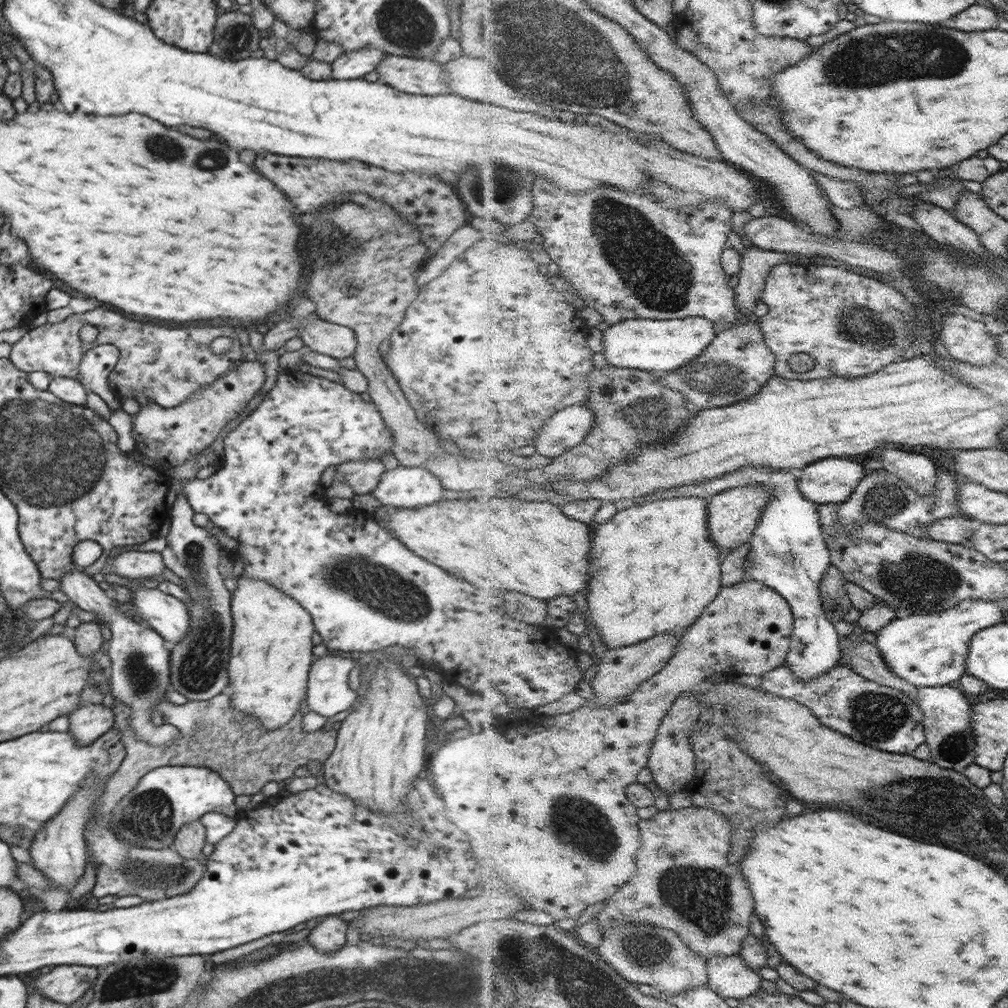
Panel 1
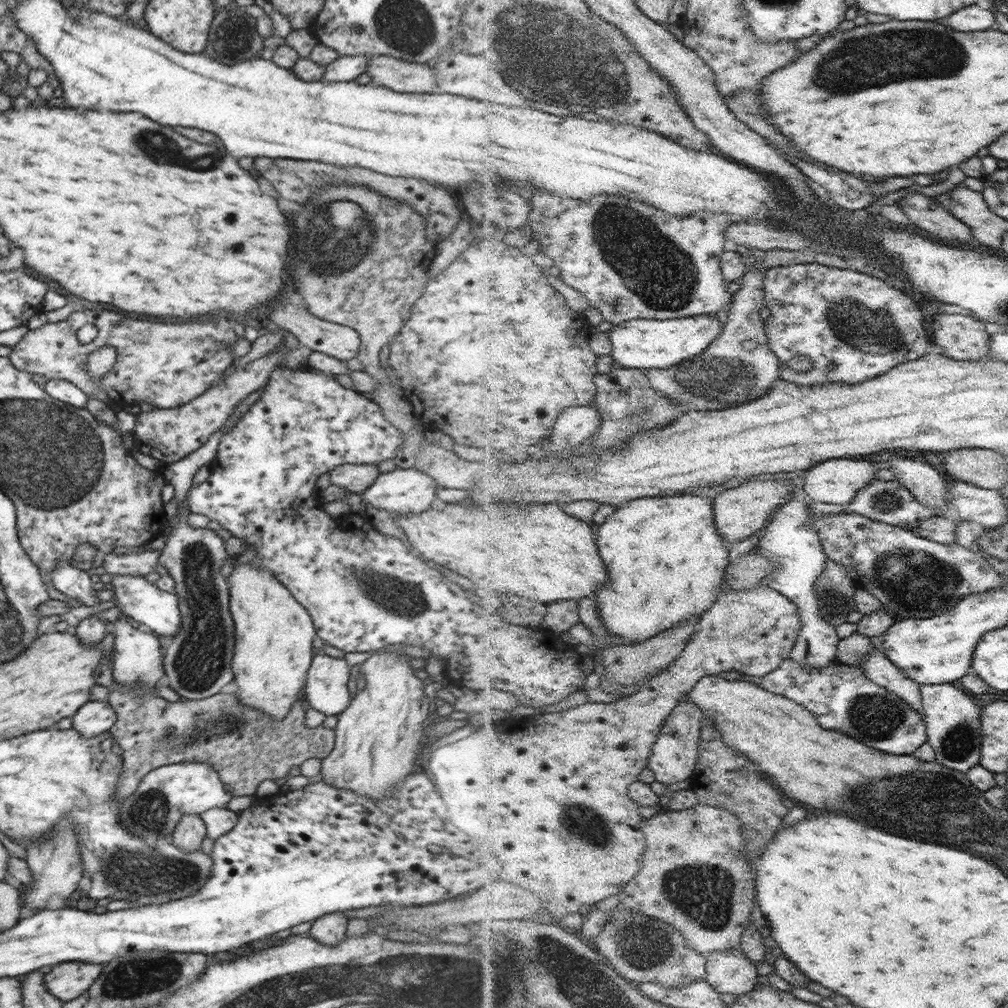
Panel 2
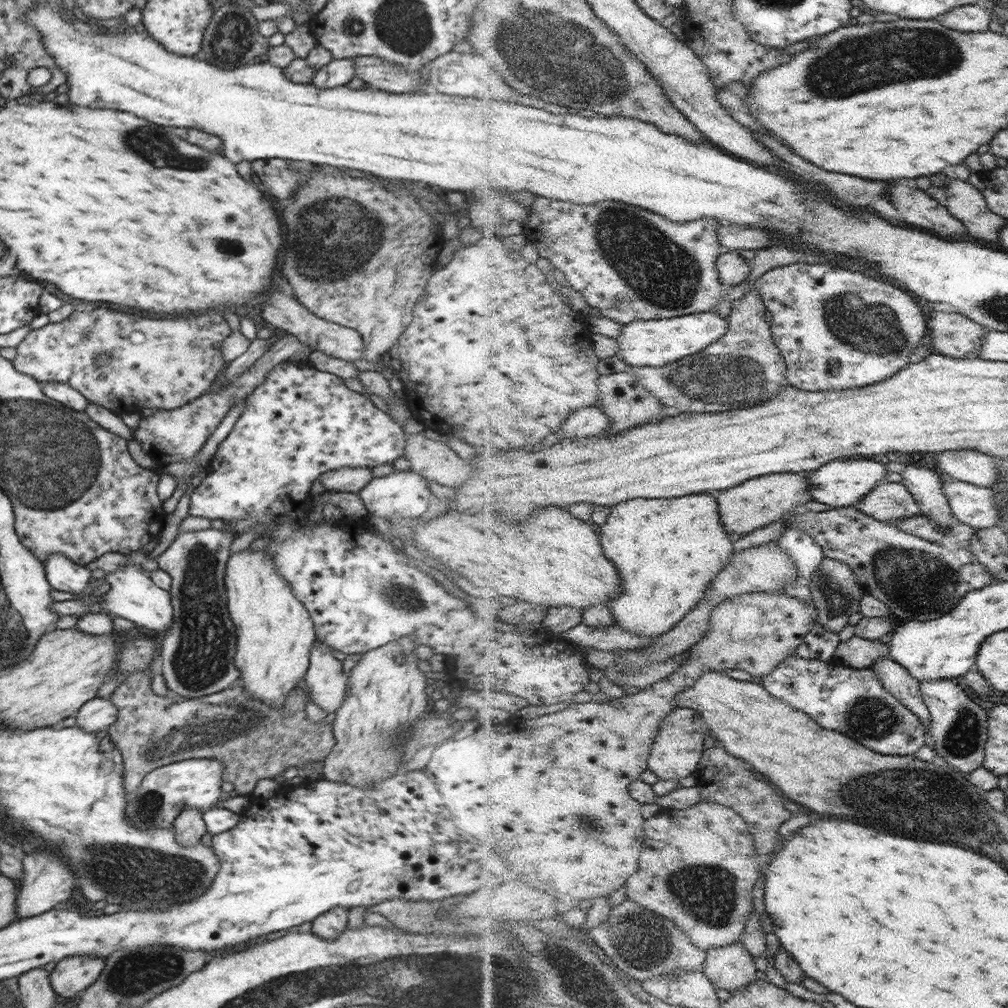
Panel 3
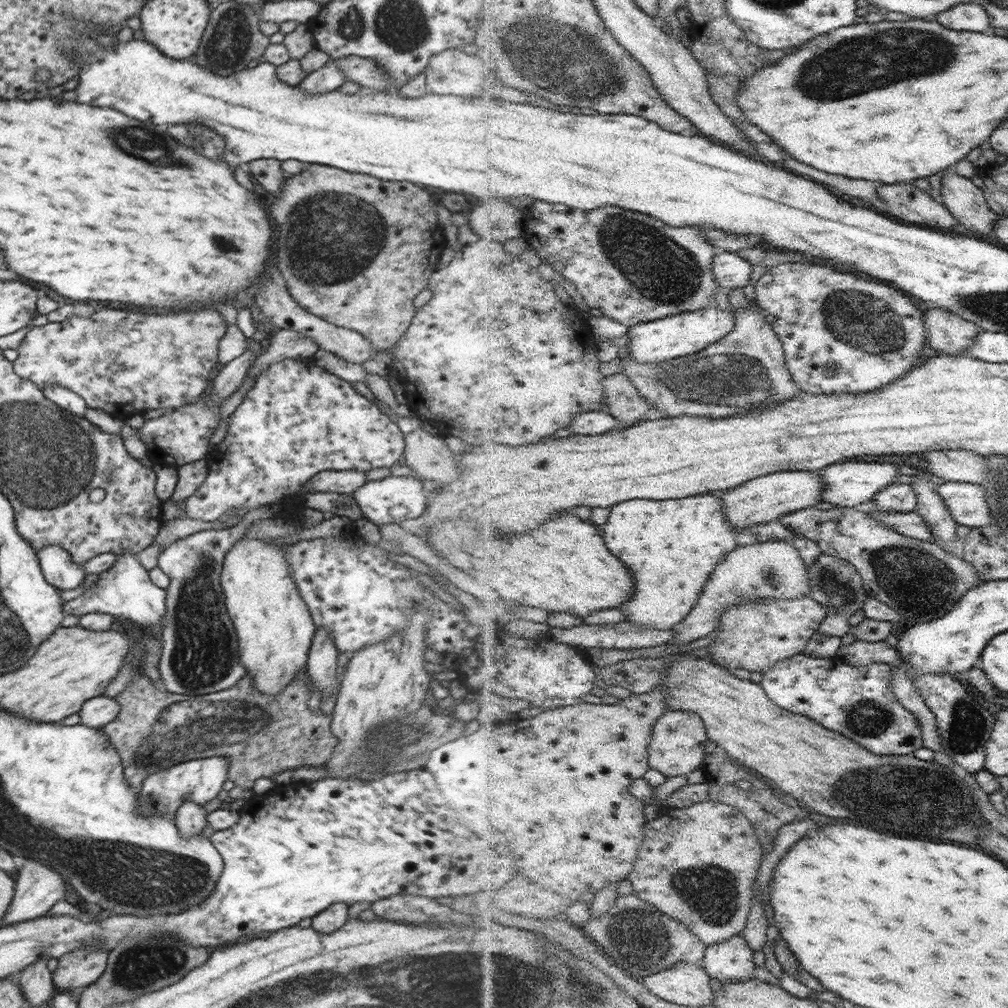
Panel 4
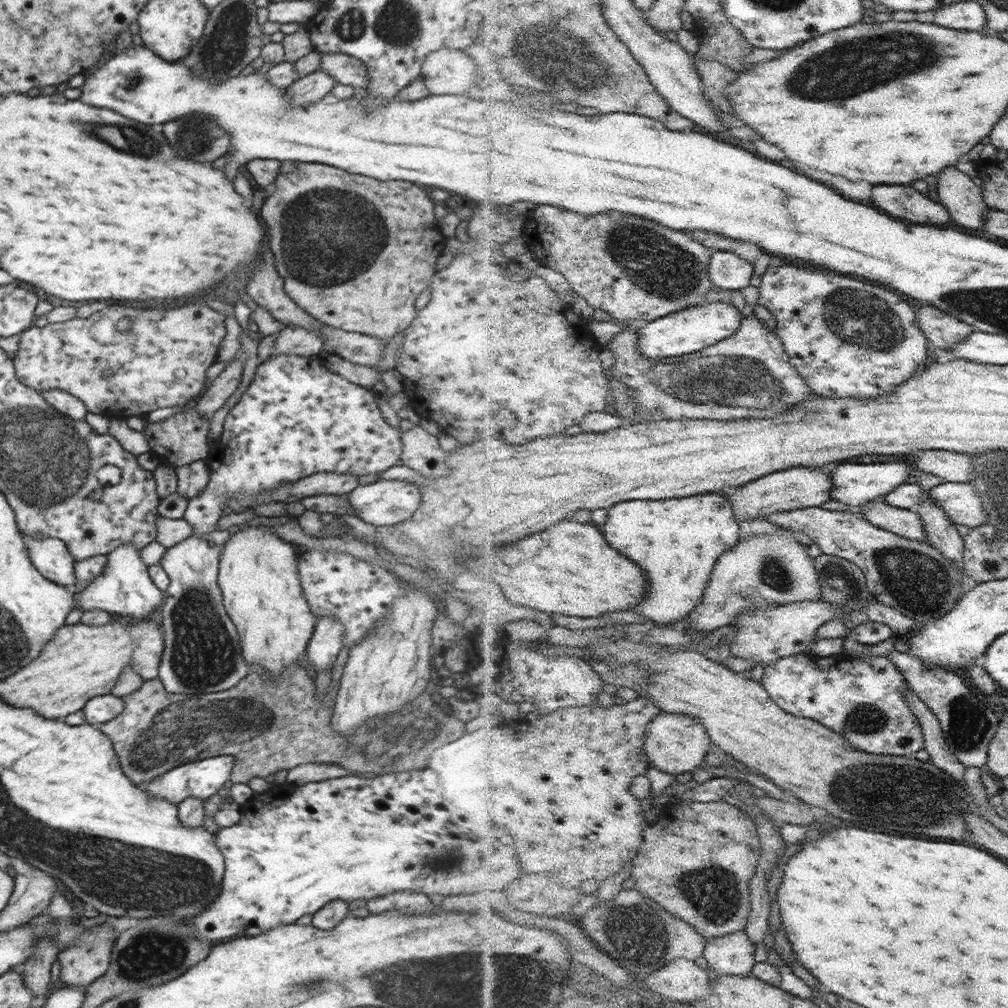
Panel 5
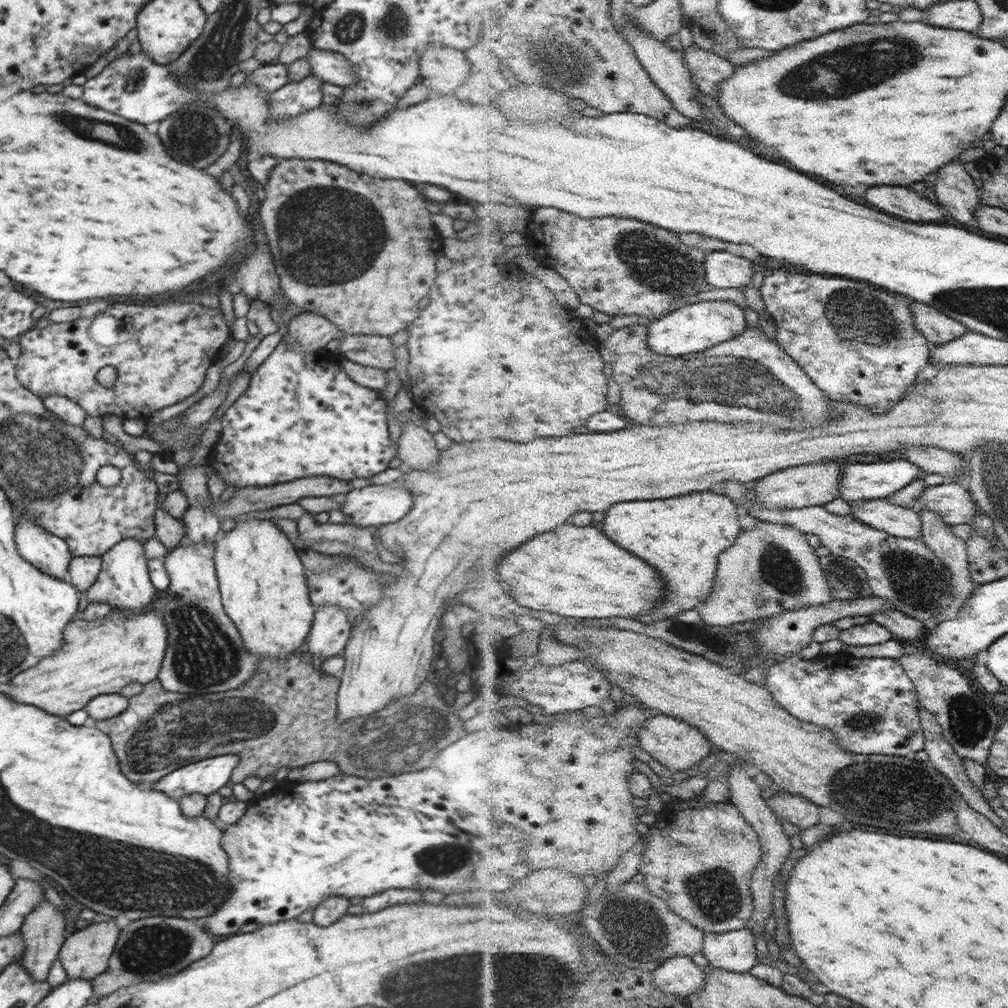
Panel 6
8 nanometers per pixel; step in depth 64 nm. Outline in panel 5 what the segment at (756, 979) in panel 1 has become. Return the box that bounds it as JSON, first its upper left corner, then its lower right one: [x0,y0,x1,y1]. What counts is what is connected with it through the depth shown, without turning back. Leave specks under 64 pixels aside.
[704,930,757,976]

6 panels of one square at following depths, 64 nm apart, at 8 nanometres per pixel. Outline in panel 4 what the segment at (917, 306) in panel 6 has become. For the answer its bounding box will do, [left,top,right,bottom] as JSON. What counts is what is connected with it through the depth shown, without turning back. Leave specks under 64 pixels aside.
[925,308,981,356]

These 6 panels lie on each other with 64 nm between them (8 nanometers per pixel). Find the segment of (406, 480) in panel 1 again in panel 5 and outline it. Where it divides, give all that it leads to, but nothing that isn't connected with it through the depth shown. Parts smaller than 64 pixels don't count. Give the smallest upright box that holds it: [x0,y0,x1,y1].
[346,480,421,526]

